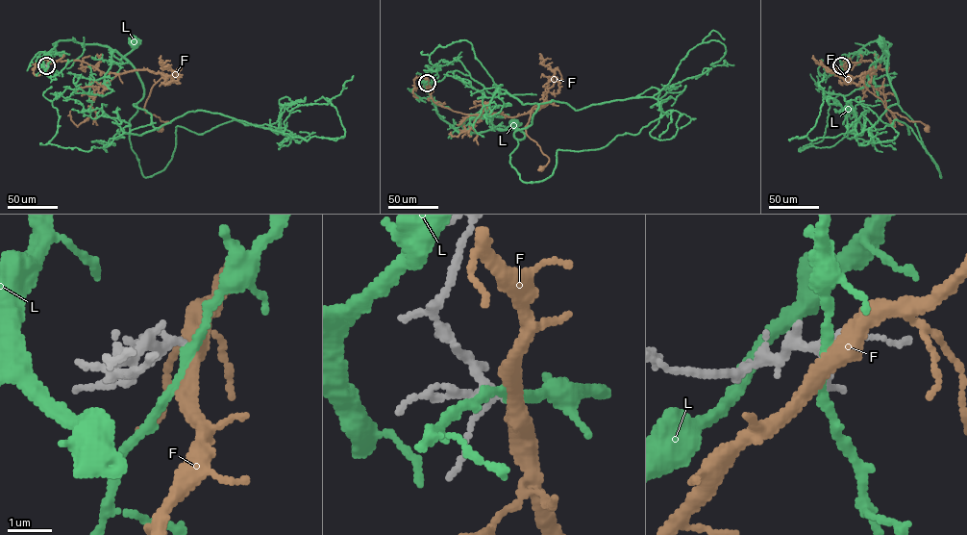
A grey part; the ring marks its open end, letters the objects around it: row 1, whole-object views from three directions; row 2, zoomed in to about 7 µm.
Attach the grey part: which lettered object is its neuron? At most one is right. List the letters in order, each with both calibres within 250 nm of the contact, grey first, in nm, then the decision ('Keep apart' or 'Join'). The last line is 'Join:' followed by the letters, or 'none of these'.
F: Thickness 140 nm (grey) against 420 nm. Join
L: Thickness 140 nm (grey) against 190 nm. Keep apart
Join: F

